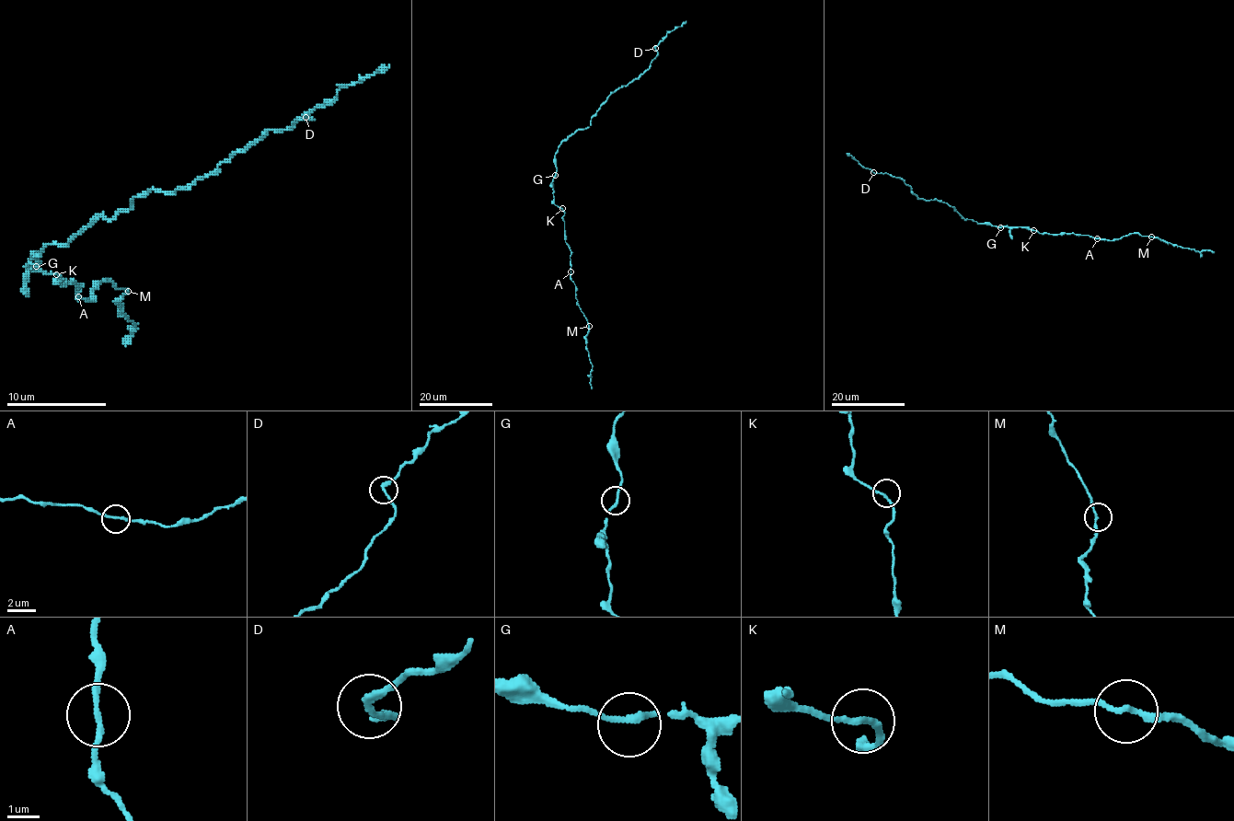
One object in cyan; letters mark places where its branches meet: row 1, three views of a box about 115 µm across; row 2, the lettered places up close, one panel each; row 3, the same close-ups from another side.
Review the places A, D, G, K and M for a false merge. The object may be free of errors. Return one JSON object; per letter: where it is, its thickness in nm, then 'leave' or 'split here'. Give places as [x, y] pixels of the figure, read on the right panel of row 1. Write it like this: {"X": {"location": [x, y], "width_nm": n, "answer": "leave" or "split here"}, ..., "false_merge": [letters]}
{"A": {"location": [1097, 238], "width_nm": 180, "answer": "leave"}, "D": {"location": [873, 172], "width_nm": 180, "answer": "leave"}, "G": {"location": [1000, 227], "width_nm": 170, "answer": "leave"}, "K": {"location": [1033, 230], "width_nm": 180, "answer": "leave"}, "M": {"location": [1151, 237], "width_nm": 170, "answer": "leave"}, "false_merge": []}

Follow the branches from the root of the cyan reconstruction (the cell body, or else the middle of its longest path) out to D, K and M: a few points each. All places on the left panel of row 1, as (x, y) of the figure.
D: (39, 264), (49, 244), (113, 219), (150, 190), (185, 190), (267, 130), (305, 117)
K: (39, 264), (28, 264), (49, 274), (56, 274)
M: (39, 264), (28, 264), (56, 274), (61, 283), (74, 282), (78, 296), (88, 301), (100, 282), (128, 291)

